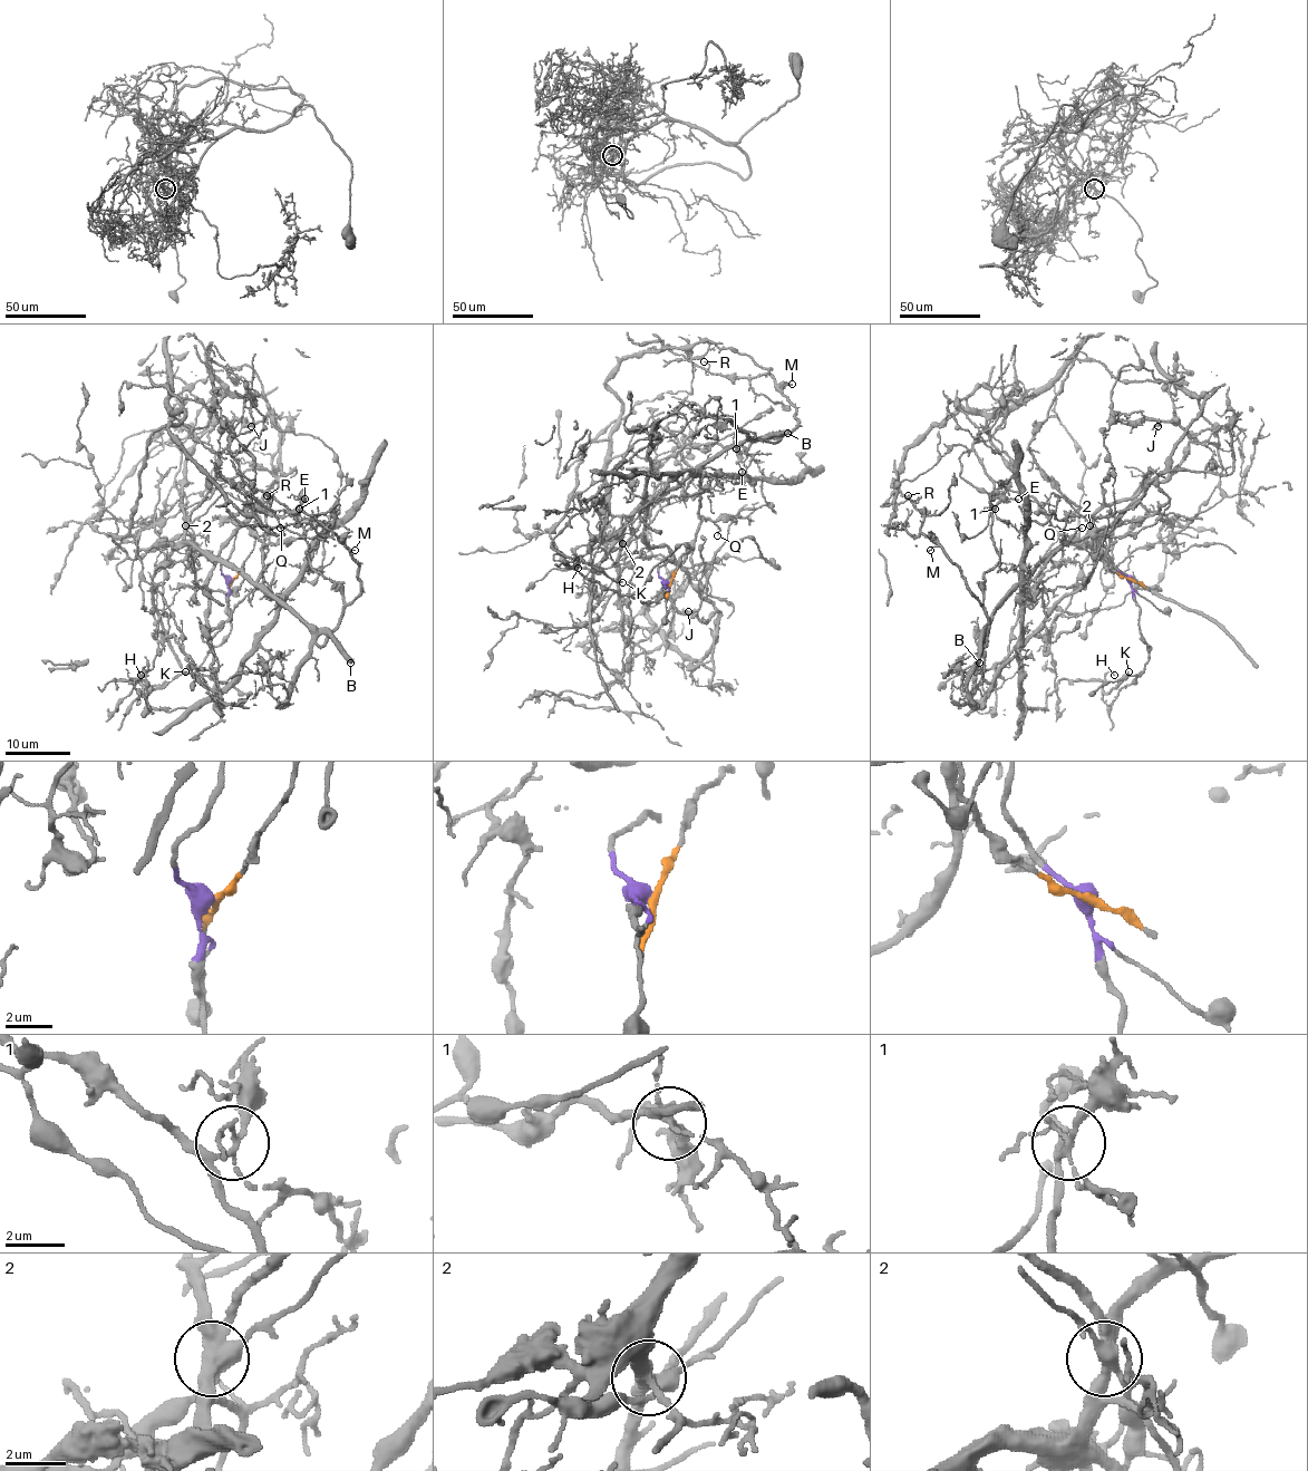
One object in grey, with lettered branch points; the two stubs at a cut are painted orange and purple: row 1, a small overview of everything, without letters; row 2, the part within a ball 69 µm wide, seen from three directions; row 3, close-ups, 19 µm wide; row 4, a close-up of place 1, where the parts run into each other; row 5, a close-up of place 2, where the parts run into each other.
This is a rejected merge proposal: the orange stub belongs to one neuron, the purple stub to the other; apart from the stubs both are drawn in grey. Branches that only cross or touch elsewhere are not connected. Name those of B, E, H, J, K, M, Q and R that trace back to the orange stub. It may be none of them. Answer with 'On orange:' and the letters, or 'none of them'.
On orange: B, E, J, M, Q, R

